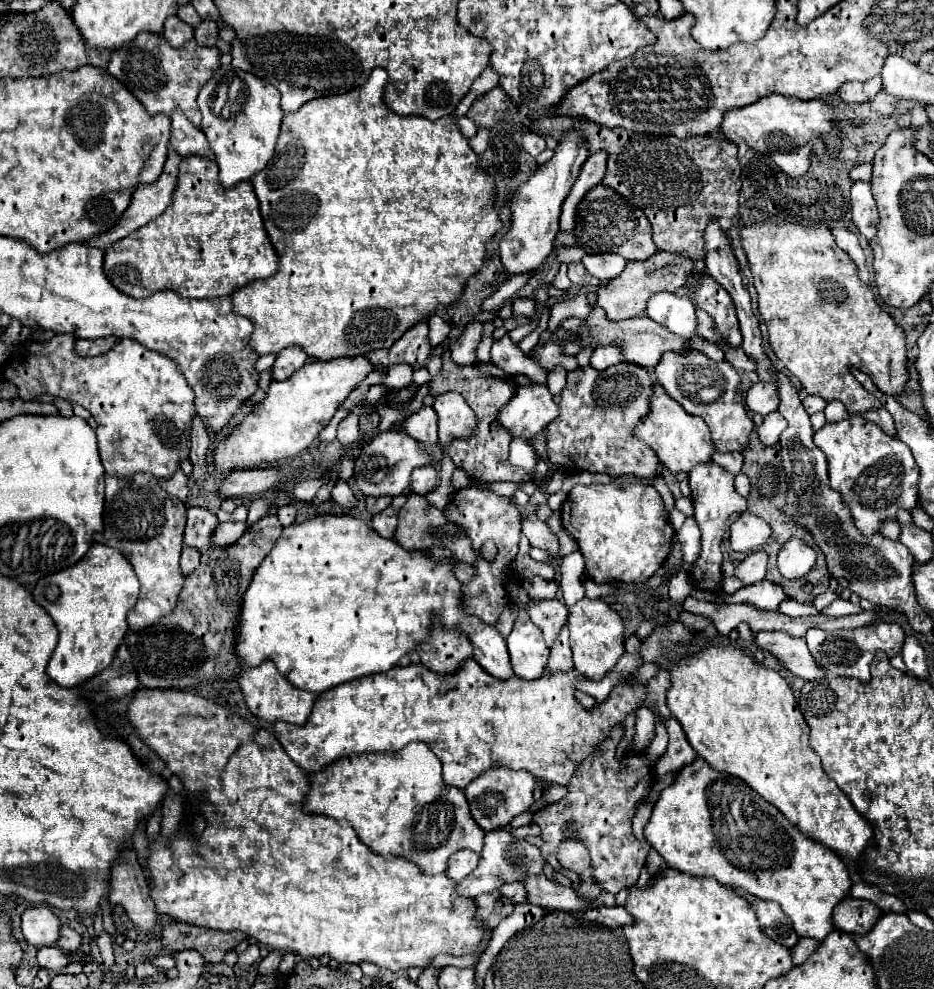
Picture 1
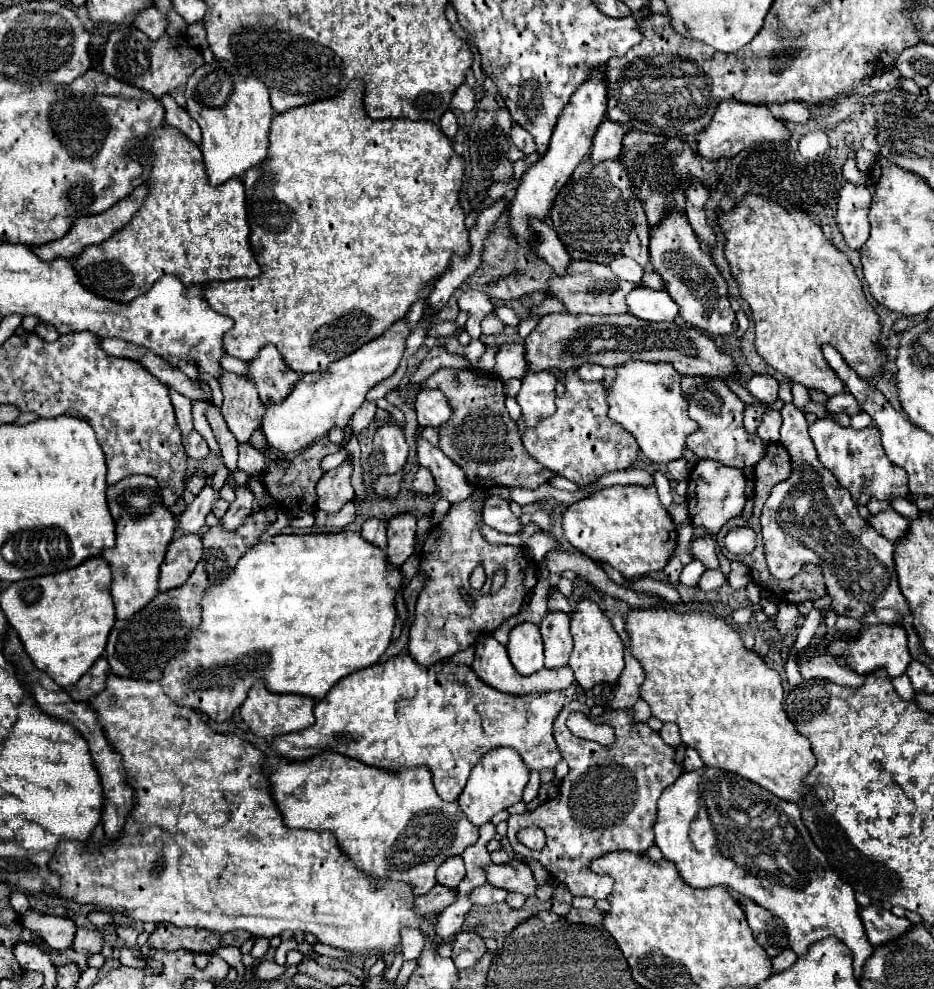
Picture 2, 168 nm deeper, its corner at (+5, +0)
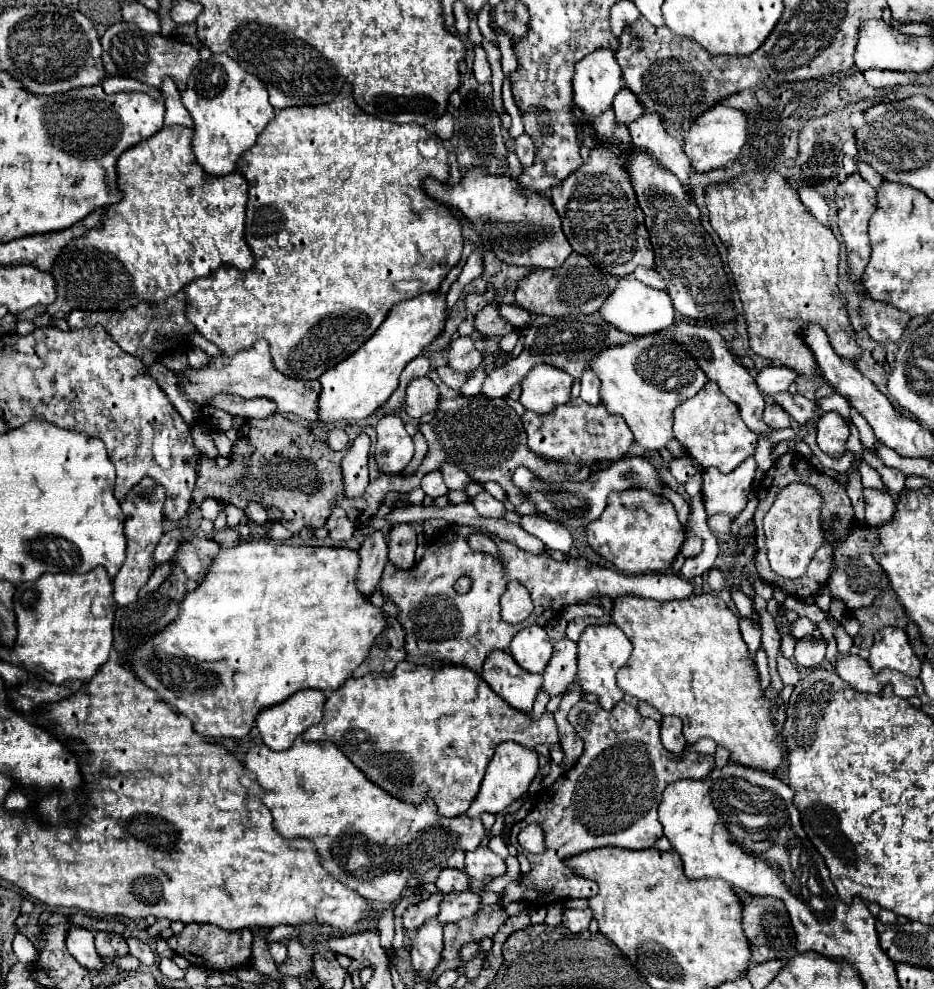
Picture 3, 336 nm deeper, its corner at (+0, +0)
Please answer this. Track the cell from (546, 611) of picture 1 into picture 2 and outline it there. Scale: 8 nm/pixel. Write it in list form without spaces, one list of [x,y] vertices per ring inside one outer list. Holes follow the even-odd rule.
[[[548,612],[540,624],[546,650],[546,668],[560,668],[568,664],[572,652],[570,618],[564,612]]]

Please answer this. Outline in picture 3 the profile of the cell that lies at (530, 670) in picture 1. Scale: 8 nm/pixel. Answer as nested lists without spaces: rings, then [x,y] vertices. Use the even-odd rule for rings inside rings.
[[[527,626],[513,636],[509,652],[521,668],[541,674],[551,658],[553,644],[541,626]]]

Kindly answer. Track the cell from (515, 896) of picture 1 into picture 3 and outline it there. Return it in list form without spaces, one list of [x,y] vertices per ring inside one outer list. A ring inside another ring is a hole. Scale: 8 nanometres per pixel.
[[[473,890],[457,892],[457,894],[445,894],[445,902],[441,904],[441,914],[437,916],[441,924],[457,922],[459,918],[477,914],[481,908],[481,896]]]

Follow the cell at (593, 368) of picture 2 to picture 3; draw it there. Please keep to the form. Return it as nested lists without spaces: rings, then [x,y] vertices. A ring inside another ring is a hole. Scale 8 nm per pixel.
[[[585,370],[581,376],[581,398],[589,404],[599,404],[601,402],[601,382],[593,370]]]

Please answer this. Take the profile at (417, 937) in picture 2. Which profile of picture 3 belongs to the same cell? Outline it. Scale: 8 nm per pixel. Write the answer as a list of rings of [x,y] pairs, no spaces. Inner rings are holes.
[[[297,738],[291,748],[281,752],[269,750],[265,744],[253,746],[245,756],[245,766],[257,774],[257,780],[263,788],[263,804],[275,818],[275,830],[285,838],[311,840],[317,846],[321,864],[327,868],[327,872],[373,902],[399,900],[407,888],[409,876],[423,876],[435,866],[443,864],[449,858],[449,850],[475,850],[485,834],[483,822],[479,818],[445,818],[437,812],[437,806],[433,806],[435,802],[429,796],[425,796],[421,804],[411,804],[391,796],[373,784],[331,742],[303,742]]]

